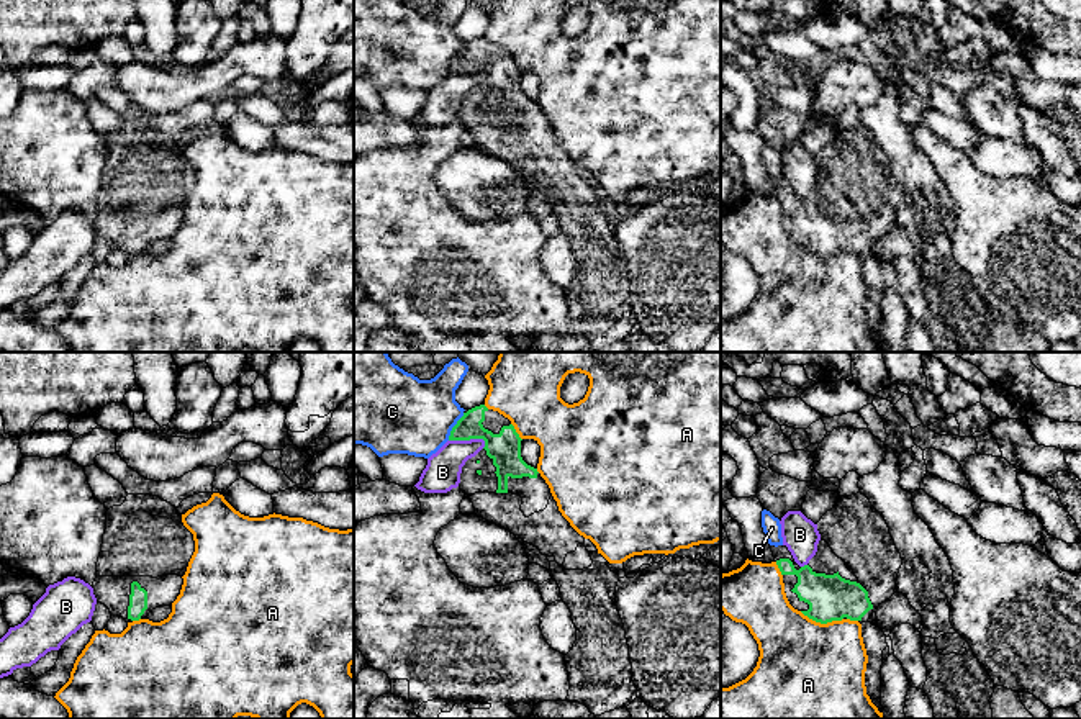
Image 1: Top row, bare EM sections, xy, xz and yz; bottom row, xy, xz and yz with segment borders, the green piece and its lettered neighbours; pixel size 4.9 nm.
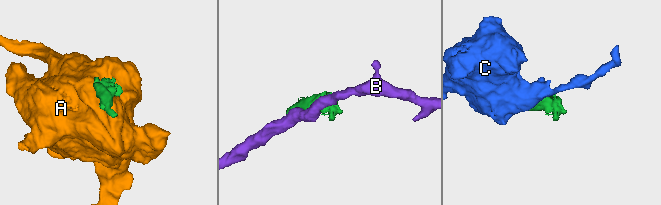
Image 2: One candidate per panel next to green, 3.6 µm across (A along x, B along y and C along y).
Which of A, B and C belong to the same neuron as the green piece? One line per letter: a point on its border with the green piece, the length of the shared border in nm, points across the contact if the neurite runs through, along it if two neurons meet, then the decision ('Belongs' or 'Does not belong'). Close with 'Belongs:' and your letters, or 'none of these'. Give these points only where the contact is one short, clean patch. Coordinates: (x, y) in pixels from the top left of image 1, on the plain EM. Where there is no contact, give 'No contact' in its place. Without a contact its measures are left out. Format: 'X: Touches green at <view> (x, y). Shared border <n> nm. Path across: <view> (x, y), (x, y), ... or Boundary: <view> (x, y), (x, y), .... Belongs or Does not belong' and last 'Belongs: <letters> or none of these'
A: Touches green at yz (821, 256). Shared border 220 nm. Does not belong
B: Touches green at xz (469, 72). Shared border 190 nm. Does not belong
C: Touches green at xz (454, 59). Shared border 160 nm. Does not belong
Belongs: none of these

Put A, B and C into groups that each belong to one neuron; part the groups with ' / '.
A / B / C

